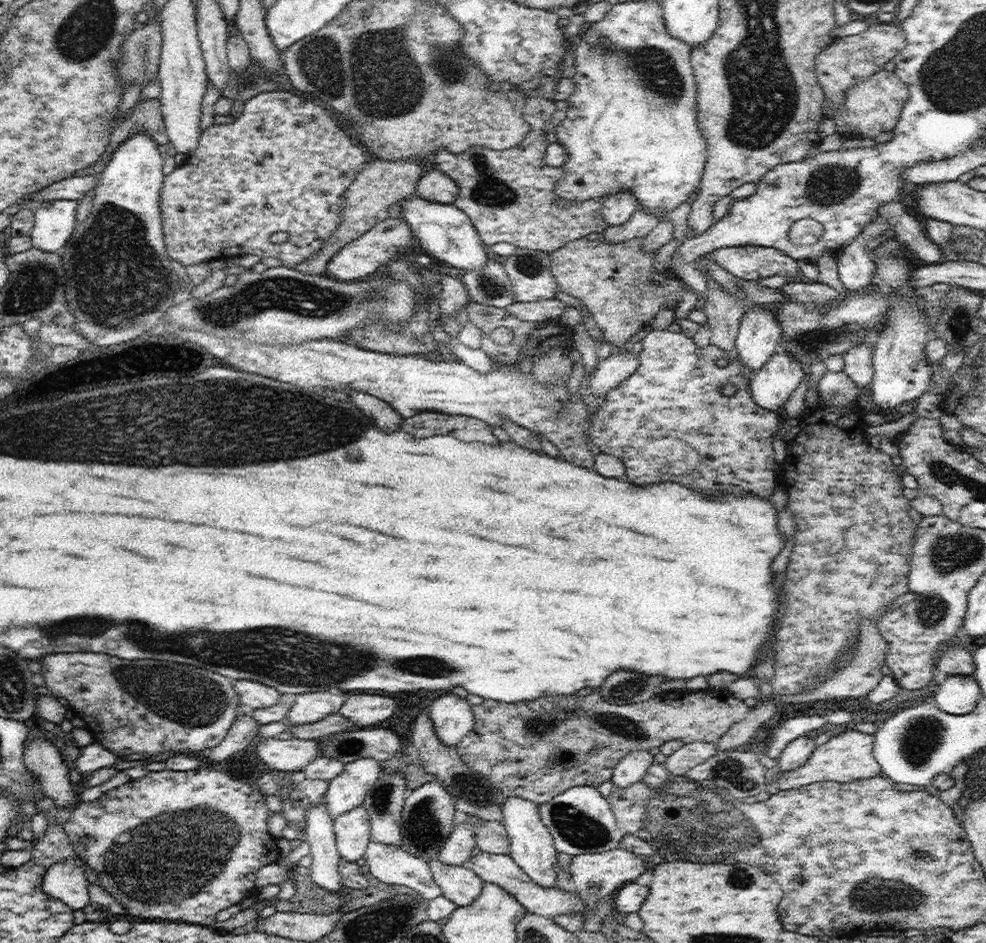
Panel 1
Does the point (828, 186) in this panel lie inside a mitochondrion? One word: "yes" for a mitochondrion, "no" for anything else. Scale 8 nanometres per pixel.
yes

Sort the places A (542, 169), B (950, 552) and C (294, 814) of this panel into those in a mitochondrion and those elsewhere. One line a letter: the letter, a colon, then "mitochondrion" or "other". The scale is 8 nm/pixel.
A: other
B: mitochondrion
C: other

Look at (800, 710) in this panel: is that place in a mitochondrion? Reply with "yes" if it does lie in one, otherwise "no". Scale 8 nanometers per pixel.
no

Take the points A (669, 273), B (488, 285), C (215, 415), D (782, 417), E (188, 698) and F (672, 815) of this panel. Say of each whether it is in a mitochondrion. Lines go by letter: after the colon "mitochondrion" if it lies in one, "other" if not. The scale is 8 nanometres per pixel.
A: other
B: mitochondrion
C: mitochondrion
D: other
E: mitochondrion
F: mitochondrion

